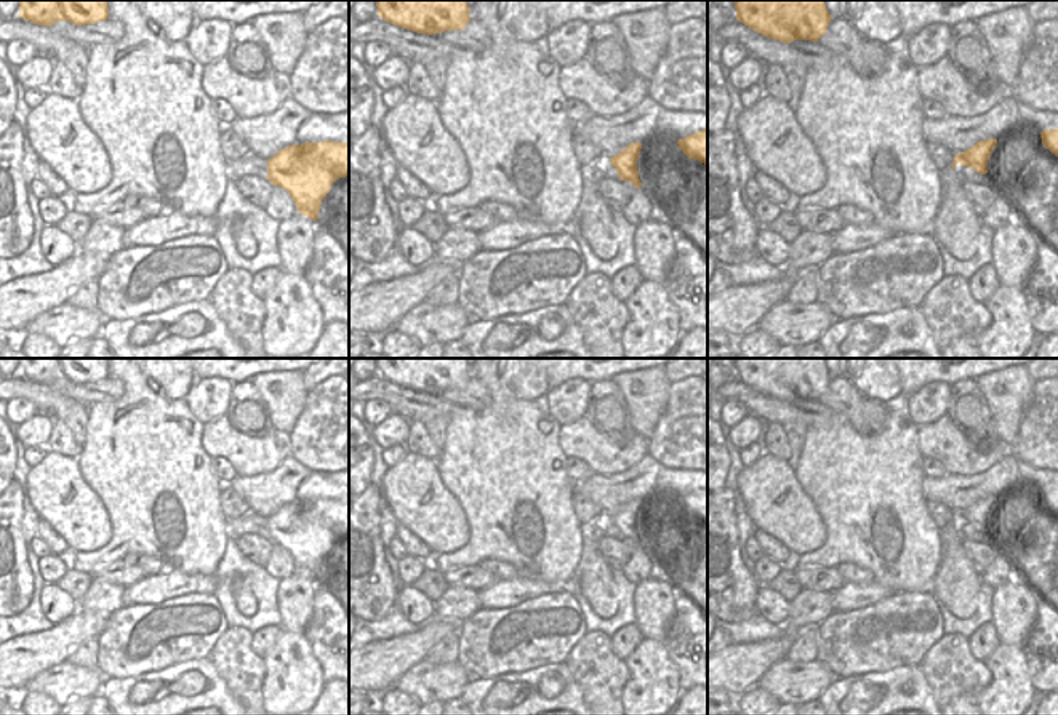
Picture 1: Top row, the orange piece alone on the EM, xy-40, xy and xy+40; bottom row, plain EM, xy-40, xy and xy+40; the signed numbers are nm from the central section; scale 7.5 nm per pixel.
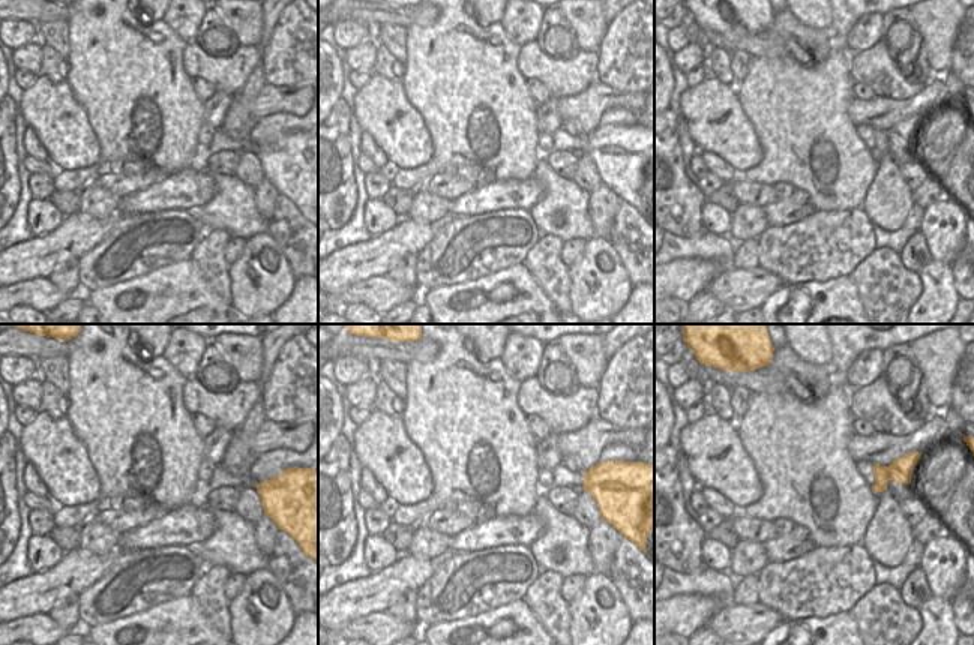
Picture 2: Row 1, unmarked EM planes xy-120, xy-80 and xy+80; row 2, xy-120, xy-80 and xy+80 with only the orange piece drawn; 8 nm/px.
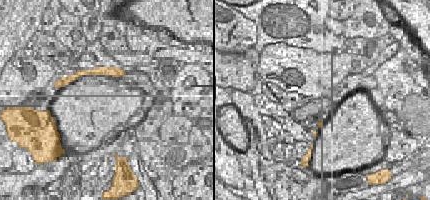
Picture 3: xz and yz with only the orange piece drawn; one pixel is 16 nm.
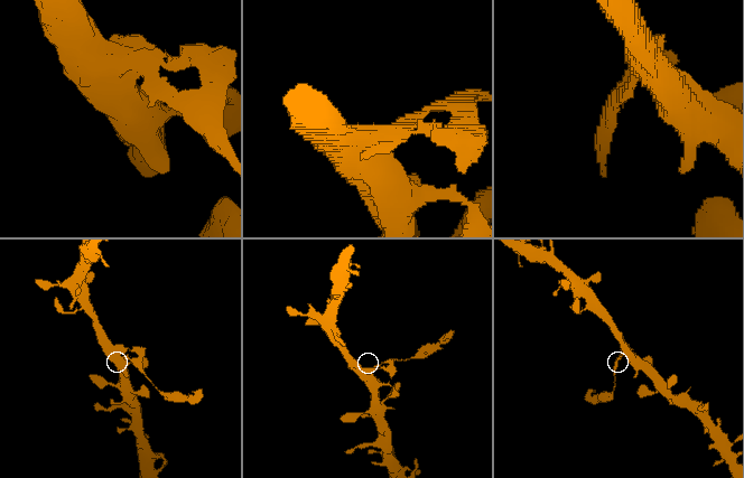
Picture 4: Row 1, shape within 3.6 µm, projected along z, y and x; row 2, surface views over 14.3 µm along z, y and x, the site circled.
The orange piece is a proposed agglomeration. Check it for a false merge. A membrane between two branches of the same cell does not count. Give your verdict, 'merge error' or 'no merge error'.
merge error

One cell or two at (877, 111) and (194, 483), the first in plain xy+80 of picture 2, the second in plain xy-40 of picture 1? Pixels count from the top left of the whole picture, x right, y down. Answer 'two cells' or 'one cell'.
two cells

